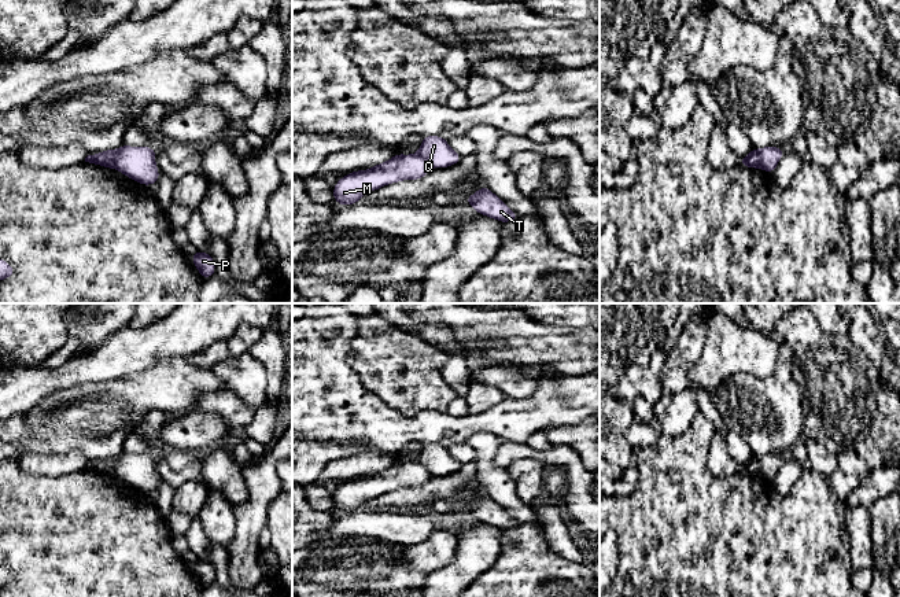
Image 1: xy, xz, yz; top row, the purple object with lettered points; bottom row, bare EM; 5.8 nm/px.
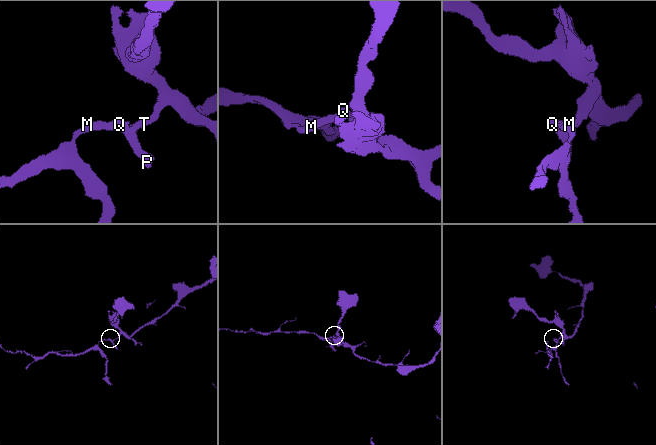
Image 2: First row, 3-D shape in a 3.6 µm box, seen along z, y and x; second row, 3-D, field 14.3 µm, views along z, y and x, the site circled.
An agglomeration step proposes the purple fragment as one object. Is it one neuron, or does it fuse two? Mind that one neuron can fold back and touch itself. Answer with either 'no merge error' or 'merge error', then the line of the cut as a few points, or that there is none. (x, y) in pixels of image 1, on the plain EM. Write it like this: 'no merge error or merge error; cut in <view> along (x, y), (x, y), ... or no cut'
merge error; cut in xy along (118, 456), (113, 475)

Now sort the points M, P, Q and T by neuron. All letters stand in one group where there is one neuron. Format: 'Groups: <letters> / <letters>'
Groups: M / P Q T

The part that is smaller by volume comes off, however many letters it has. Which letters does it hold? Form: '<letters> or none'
M

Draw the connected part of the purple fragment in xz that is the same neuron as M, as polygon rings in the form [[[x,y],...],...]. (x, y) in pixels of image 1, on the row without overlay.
[[[418,460],[395,461],[390,468],[368,478],[351,479],[342,484],[332,497],[333,508],[342,513],[354,512],[368,500],[402,487],[420,487],[431,476],[432,473]]]

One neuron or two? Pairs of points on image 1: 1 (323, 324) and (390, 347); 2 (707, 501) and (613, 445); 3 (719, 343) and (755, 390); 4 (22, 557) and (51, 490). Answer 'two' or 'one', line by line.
1: two
2: two
3: two
4: one

